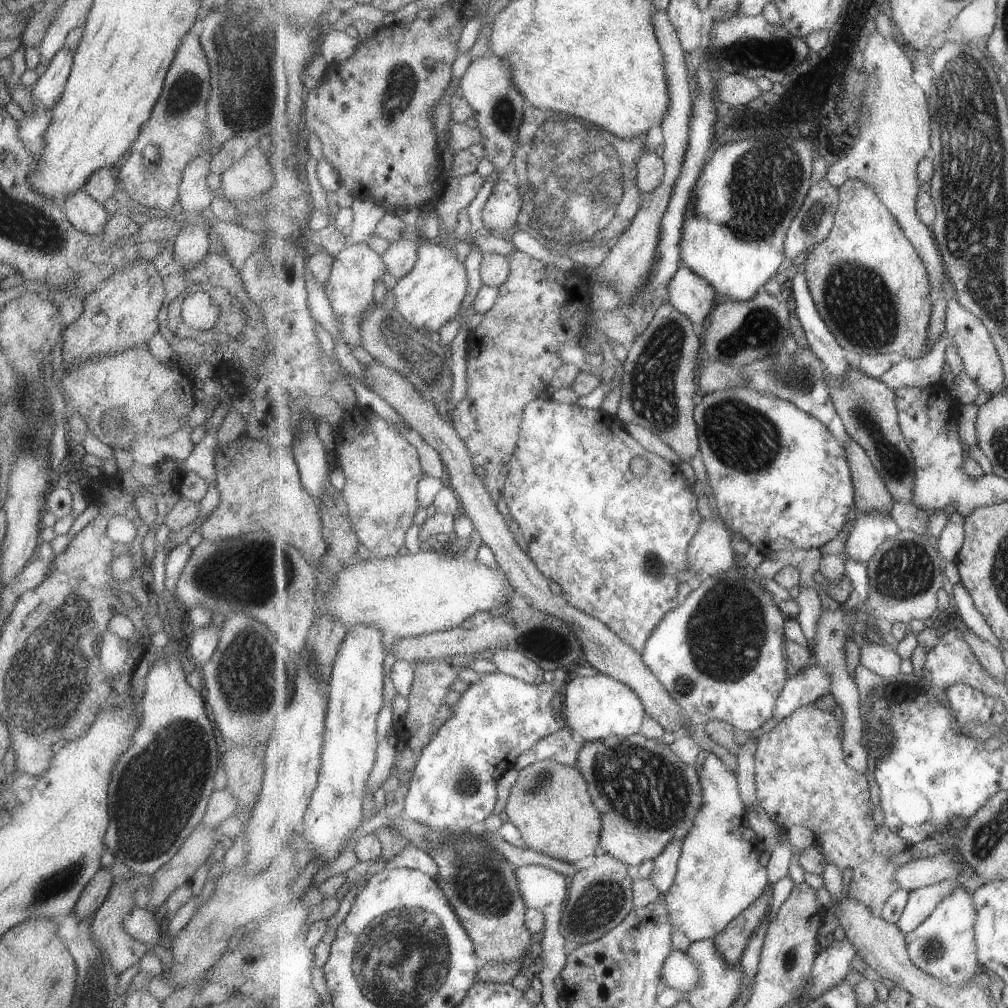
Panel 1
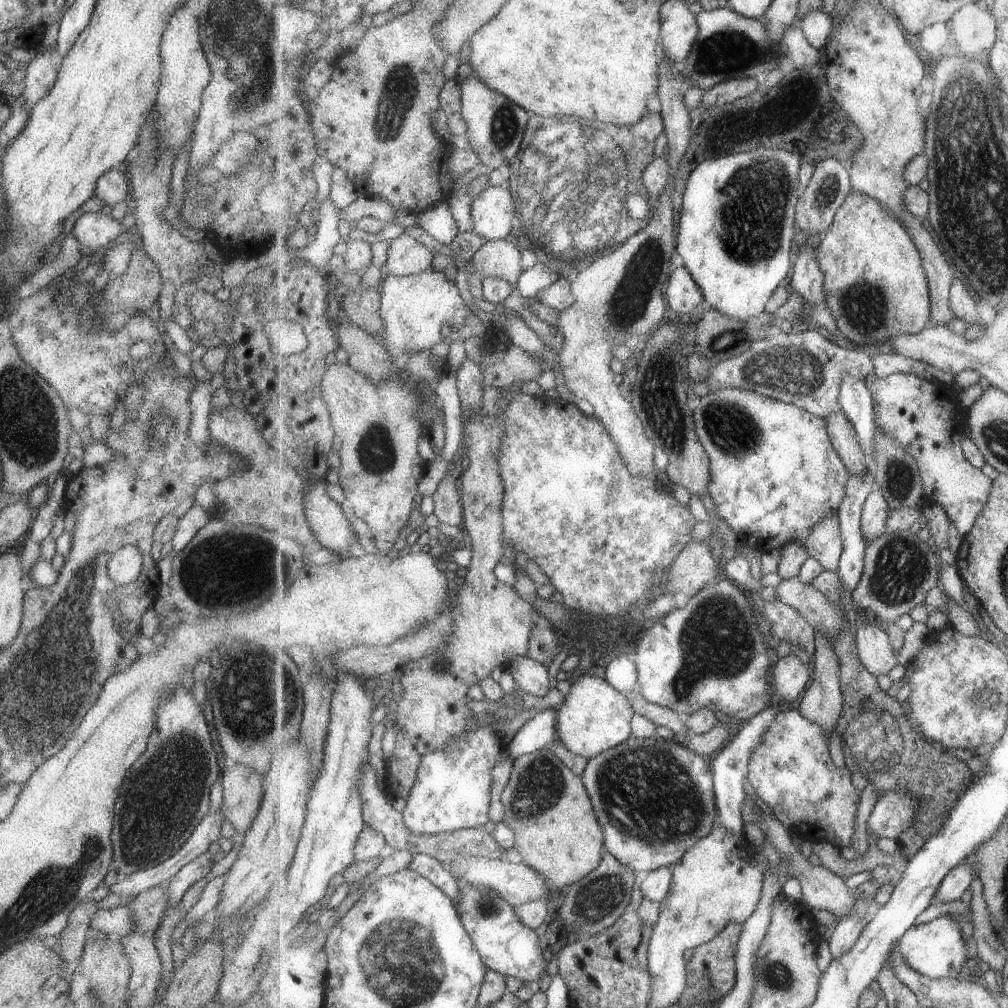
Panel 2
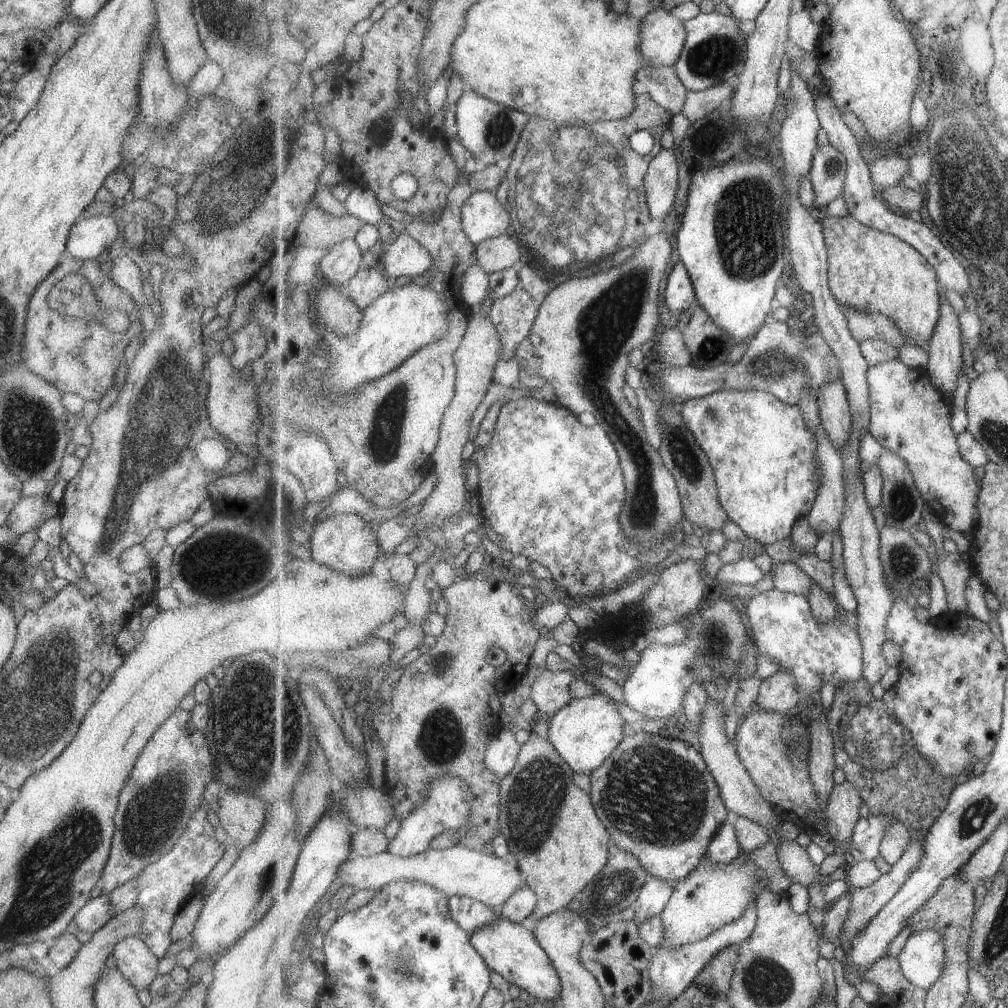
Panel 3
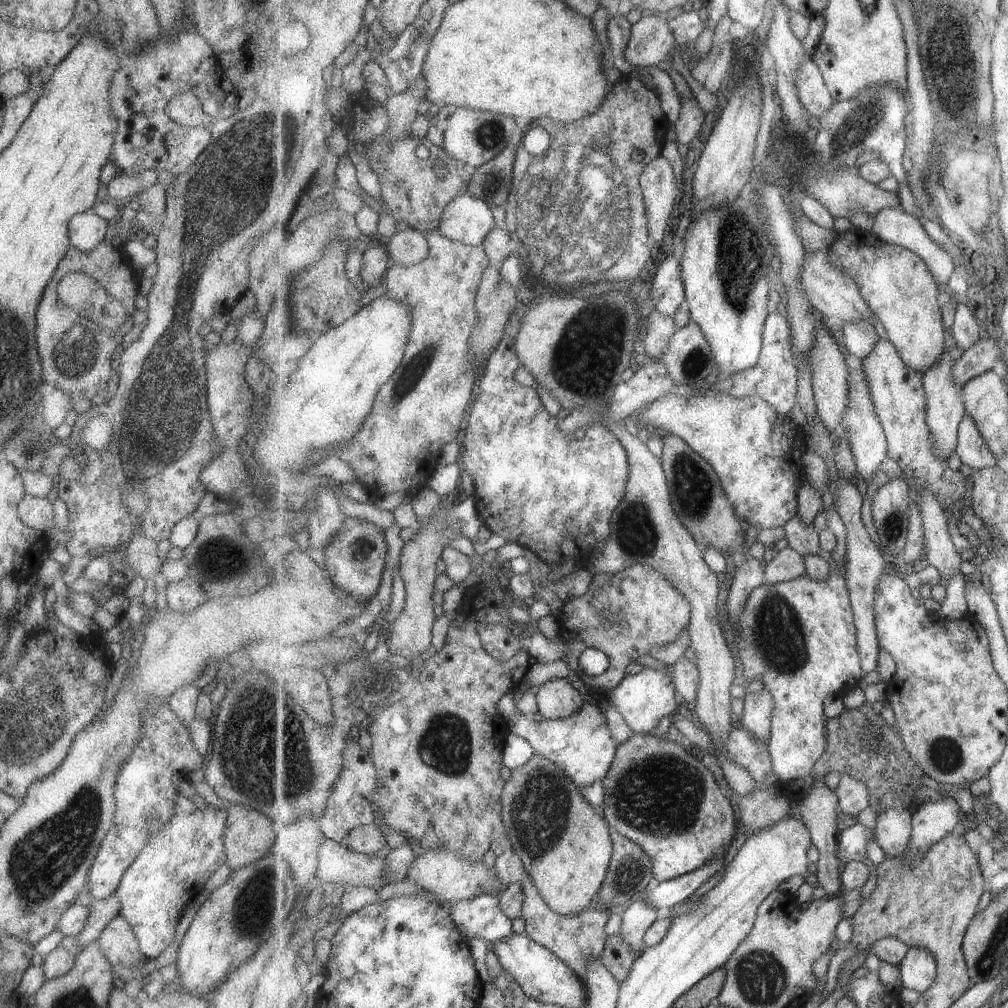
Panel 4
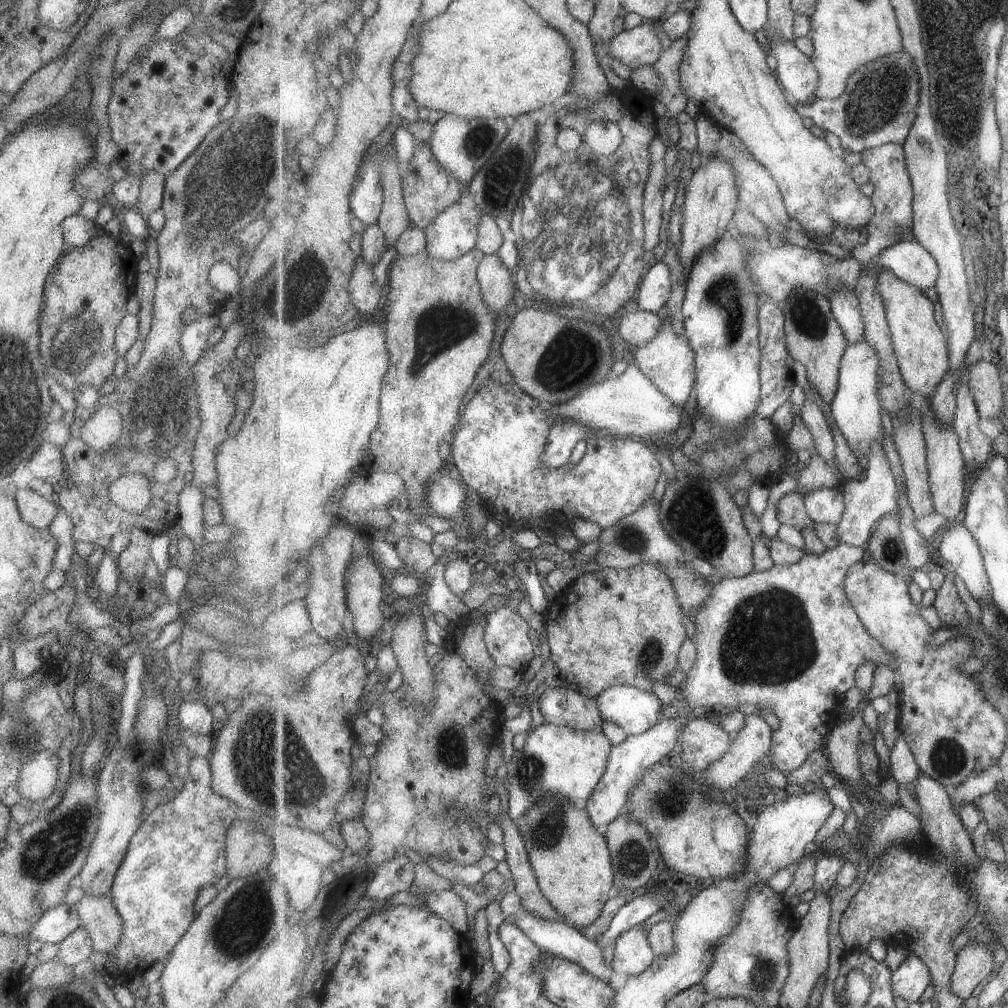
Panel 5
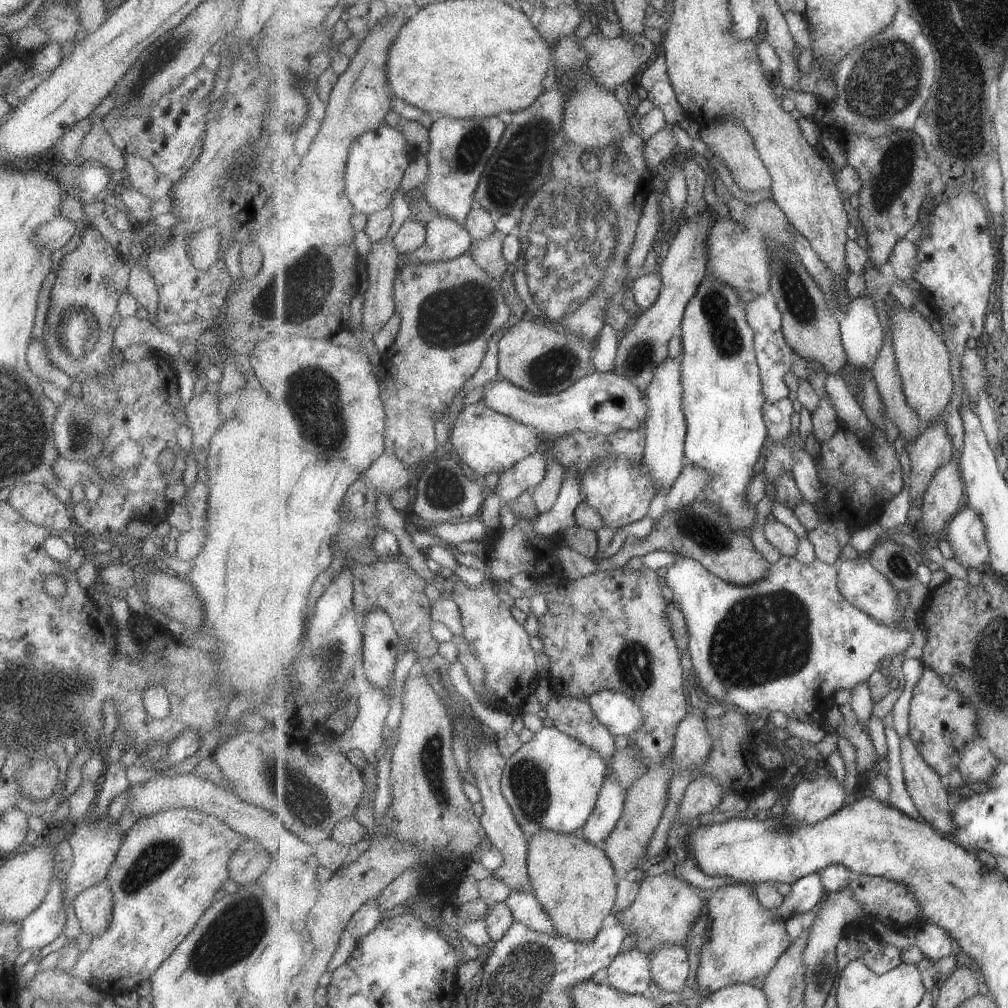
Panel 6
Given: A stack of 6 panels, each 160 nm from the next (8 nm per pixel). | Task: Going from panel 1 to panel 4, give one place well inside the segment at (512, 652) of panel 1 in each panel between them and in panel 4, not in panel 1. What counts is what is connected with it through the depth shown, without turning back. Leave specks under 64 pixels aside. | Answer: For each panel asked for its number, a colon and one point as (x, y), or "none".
2: (532, 677)
3: (550, 691)
4: (556, 698)

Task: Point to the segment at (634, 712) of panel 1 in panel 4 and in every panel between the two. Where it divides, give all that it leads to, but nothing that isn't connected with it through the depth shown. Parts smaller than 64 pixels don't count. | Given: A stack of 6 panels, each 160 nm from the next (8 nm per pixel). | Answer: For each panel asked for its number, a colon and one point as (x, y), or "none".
2: (595, 717)
3: (586, 732)
4: (581, 744)

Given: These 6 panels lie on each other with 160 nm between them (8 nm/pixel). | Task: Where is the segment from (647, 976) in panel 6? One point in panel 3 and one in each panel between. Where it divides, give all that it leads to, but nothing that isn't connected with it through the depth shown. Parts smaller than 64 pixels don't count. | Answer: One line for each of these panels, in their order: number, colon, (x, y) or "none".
3: (656, 892)
4: (637, 918)
5: (633, 954)

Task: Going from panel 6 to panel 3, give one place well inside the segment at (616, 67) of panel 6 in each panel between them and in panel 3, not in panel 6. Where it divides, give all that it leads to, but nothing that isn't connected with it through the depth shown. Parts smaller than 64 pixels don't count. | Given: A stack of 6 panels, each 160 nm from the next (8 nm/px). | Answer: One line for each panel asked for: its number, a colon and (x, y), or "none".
3: (664, 36)
4: (651, 42)
5: (640, 46)

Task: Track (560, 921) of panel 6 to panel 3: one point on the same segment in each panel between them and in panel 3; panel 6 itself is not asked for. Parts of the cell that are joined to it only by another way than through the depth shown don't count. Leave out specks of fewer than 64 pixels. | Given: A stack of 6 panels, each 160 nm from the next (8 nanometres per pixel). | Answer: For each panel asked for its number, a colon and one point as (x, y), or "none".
3: (549, 821)
4: (565, 846)
5: (573, 862)

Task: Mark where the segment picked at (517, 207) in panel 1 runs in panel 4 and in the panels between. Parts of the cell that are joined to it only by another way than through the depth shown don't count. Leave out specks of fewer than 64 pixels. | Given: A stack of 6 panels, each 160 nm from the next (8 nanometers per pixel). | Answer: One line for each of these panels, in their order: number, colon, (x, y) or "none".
2: (493, 212)
3: (484, 217)
4: (468, 219)

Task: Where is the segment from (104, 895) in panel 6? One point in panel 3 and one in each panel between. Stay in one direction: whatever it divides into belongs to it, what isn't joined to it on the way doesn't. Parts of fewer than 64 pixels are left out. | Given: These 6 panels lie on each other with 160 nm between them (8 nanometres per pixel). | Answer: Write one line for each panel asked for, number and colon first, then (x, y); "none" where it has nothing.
3: (132, 958)
4: (116, 941)
5: (97, 915)

